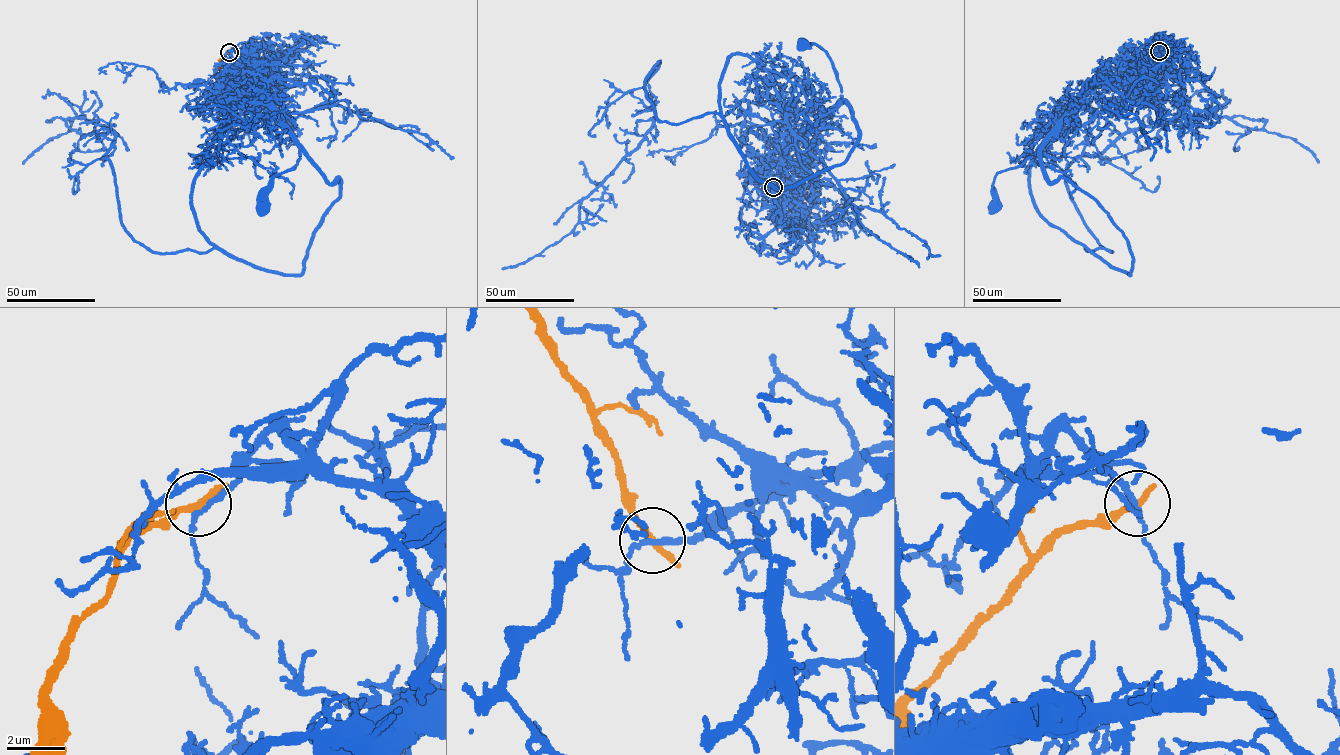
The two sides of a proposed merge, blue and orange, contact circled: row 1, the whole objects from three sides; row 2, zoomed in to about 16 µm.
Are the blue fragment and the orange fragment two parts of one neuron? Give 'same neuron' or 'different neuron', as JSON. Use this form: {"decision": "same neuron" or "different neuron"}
{"decision": "different neuron"}

